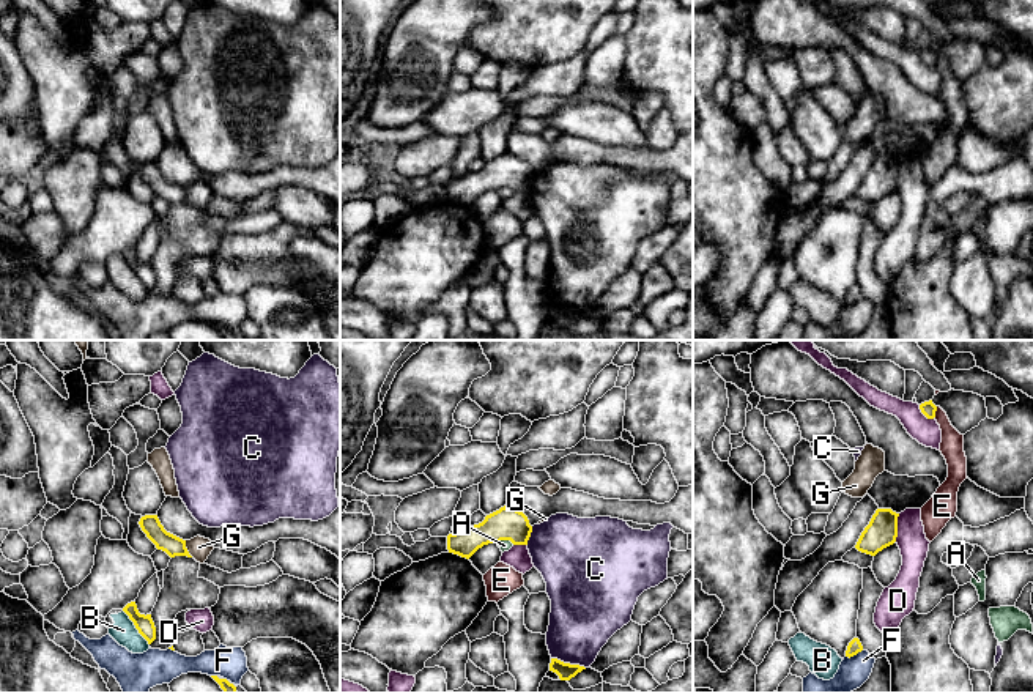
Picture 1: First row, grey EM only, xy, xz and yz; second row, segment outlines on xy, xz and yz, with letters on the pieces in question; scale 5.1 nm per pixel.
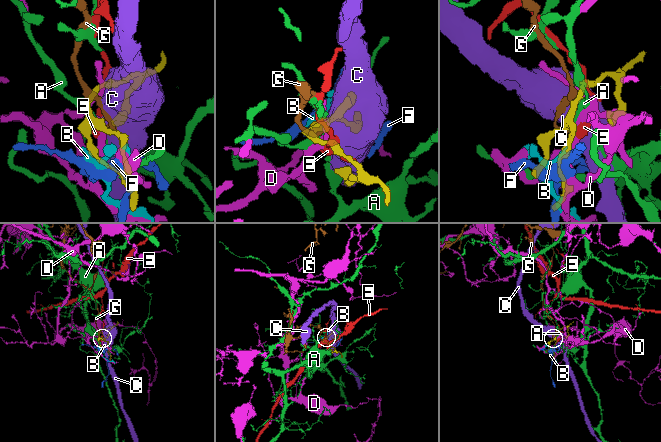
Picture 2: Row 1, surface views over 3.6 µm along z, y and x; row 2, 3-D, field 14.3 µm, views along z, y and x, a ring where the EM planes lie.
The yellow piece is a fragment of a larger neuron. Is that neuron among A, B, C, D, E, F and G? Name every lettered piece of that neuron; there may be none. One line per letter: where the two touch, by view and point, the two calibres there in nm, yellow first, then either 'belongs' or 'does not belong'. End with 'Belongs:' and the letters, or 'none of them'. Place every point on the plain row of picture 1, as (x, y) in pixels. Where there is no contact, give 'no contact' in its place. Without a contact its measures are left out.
A: xz (506, 186) | 170/60 nm | does not belong
B: xy (136, 274) | 90/120 nm | does not belong
C: xz (569, 311) | 90/340 nm | does not belong
D: yz (896, 175) | 160/150 nm | does not belong
E: yz (934, 60) | 80/120 nm | does not belong
F: yz (854, 301) | 70/150 nm | does not belong
G: xy (186, 196) | 100/110 nm | belongs
Belongs: G

